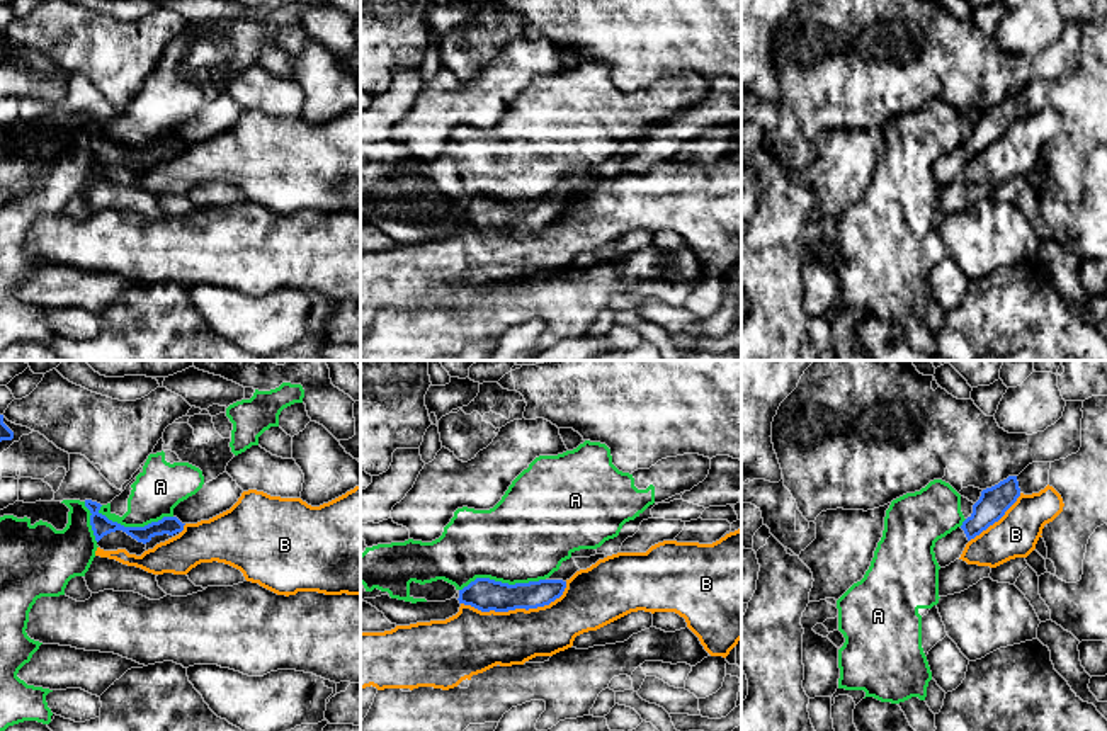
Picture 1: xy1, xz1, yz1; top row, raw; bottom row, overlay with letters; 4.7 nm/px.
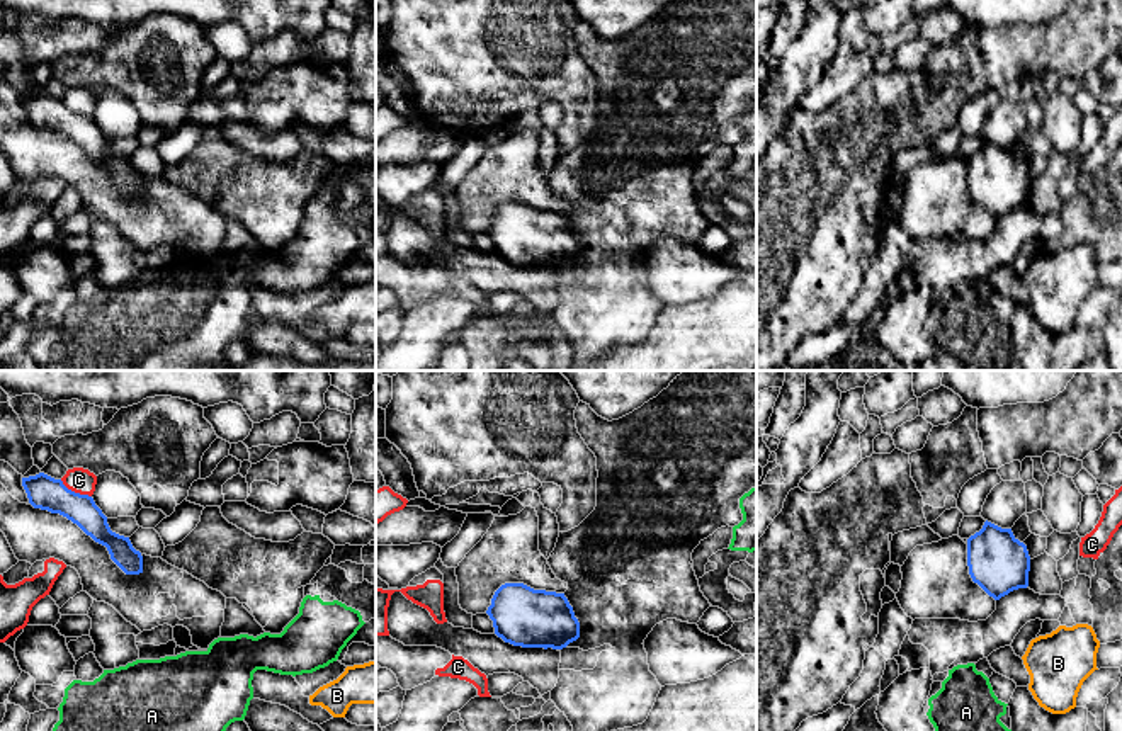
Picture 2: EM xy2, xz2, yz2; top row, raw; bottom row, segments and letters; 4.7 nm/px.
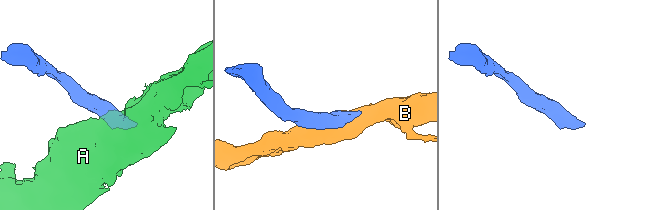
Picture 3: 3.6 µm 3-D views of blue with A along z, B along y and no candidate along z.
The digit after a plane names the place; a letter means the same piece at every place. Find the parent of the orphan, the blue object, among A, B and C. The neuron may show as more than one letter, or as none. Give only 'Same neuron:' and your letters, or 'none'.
Same neuron: none

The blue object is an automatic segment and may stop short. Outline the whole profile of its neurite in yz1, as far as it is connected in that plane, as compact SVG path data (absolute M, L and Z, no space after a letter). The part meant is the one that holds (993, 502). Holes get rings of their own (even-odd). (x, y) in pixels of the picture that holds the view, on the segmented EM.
M1008 476L998 484L981 491L973 505L973 513L961 527L935 542L934 552L940 568L961 558L966 544L998 522L1020 496L1017 476Z

